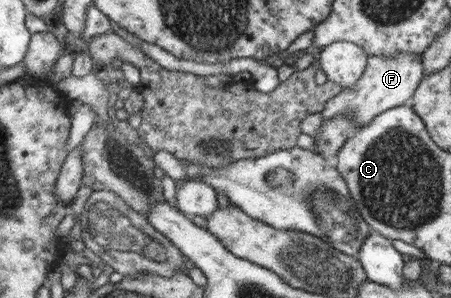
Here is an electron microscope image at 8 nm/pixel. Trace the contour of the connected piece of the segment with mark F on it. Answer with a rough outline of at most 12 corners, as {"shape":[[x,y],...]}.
{"shape":[[411,52],[367,55],[353,86],[324,105],[356,127],[403,105],[423,77]]}

